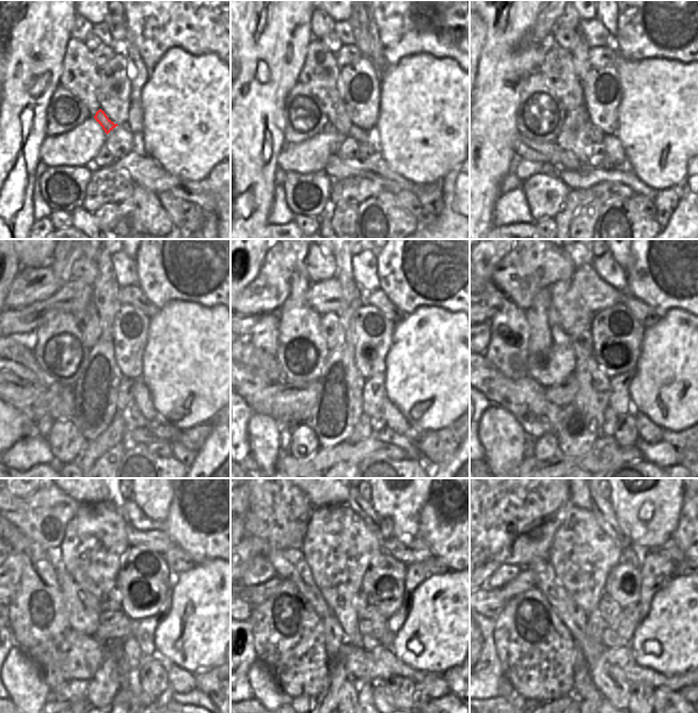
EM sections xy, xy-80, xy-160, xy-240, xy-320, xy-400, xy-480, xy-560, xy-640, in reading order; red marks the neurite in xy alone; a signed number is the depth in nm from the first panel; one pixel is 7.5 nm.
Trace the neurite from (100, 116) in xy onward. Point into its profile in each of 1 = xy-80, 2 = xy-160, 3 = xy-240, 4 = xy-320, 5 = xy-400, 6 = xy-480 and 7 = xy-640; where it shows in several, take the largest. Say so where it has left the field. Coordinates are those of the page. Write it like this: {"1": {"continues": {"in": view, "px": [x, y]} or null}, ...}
{"1": {"continues": {"in": "xy-80", "px": [357, 133]}}, "2": {"continues": {"in": "xy-160", "px": [615, 151]}}, "3": {"continues": {"in": "xy-240", "px": [142, 398]}}, "4": {"continues": {"in": "xy-320", "px": [396, 421]}}, "5": {"continues": {"in": "xy-400", "px": [648, 431]}}, "6": {"continues": {"in": "xy-480", "px": [180, 681]}}, "7": {"continues": {"in": "xy-640", "px": [686, 693]}}}

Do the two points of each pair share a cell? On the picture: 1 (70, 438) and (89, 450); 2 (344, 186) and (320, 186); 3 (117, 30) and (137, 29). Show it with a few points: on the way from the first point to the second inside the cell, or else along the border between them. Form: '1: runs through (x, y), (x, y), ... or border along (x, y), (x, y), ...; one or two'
1: border along (85, 442), (77, 461); two
2: border along (333, 179), (330, 206); two
3: border along (123, 11), (125, 14), (125, 26), (129, 34); two

